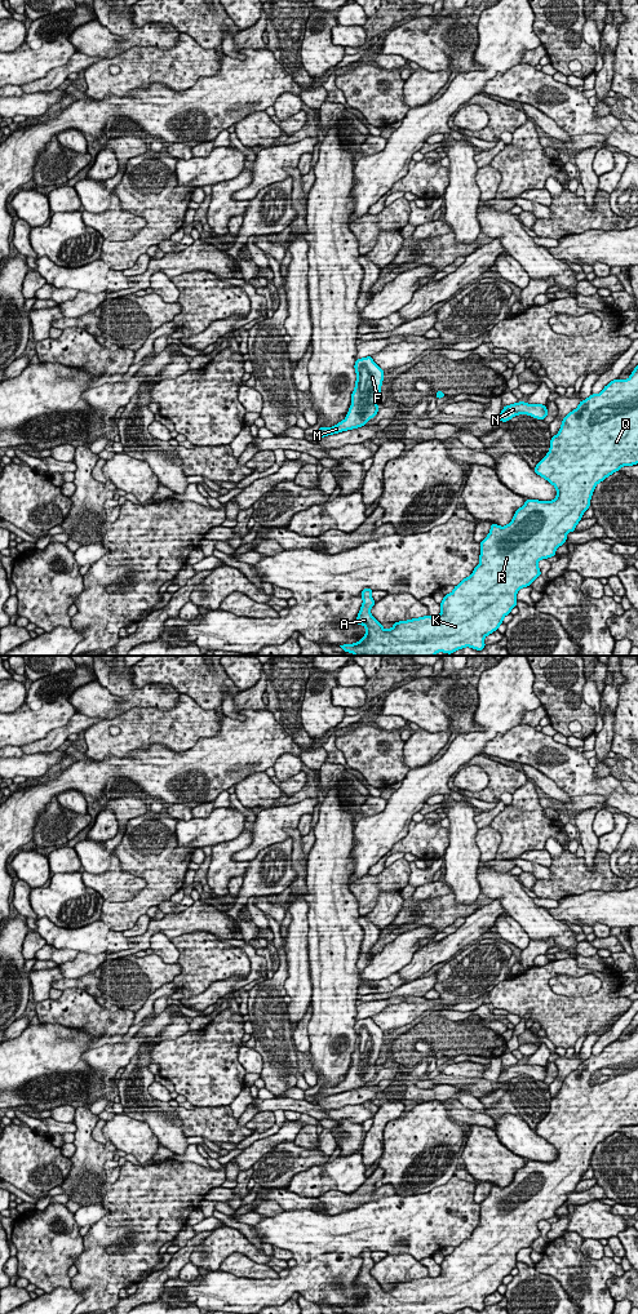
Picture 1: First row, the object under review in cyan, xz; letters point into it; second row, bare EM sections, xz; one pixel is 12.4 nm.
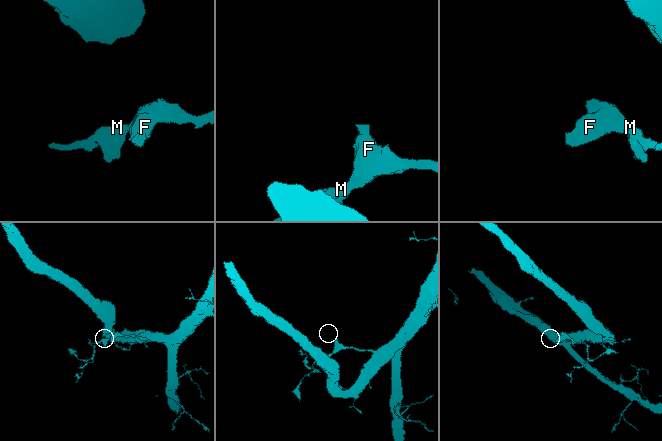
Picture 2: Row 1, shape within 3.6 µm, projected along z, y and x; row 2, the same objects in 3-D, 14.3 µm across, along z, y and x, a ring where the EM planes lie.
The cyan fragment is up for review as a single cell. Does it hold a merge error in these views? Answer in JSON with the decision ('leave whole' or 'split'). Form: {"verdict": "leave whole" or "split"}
{"verdict": "leave whole"}

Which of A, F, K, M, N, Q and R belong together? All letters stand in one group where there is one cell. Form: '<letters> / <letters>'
A F K M N Q R

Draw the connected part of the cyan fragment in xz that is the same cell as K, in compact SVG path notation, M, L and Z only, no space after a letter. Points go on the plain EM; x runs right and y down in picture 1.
M638 1026L628 1040L613 1040L598 1055L592 1055L588 1060L580 1062L579 1067L568 1074L563 1082L559 1093L551 1097L548 1115L536 1126L535 1133L557 1150L557 1158L550 1162L526 1160L526 1164L518 1169L513 1181L500 1188L491 1185L488 1197L480 1202L479 1225L471 1237L464 1239L453 1252L444 1256L440 1264L442 1271L437 1278L420 1278L408 1282L395 1283L389 1291L371 1275L375 1266L372 1251L364 1249L362 1255L363 1265L356 1278L356 1286L365 1288L365 1296L358 1304L340 1306L350 1314L453 1314L457 1310L470 1308L482 1311L484 1299L496 1292L506 1275L517 1268L517 1253L541 1237L537 1224L555 1216L555 1211L567 1200L568 1193L575 1193L582 1175L590 1167L590 1159L598 1144L619 1132L623 1127L638 1124Z

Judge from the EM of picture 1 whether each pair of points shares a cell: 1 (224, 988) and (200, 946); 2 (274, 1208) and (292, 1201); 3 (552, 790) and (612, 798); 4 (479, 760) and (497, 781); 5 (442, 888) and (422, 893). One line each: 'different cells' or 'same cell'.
1: different cells
2: different cells
3: different cells
4: same cell
5: same cell

